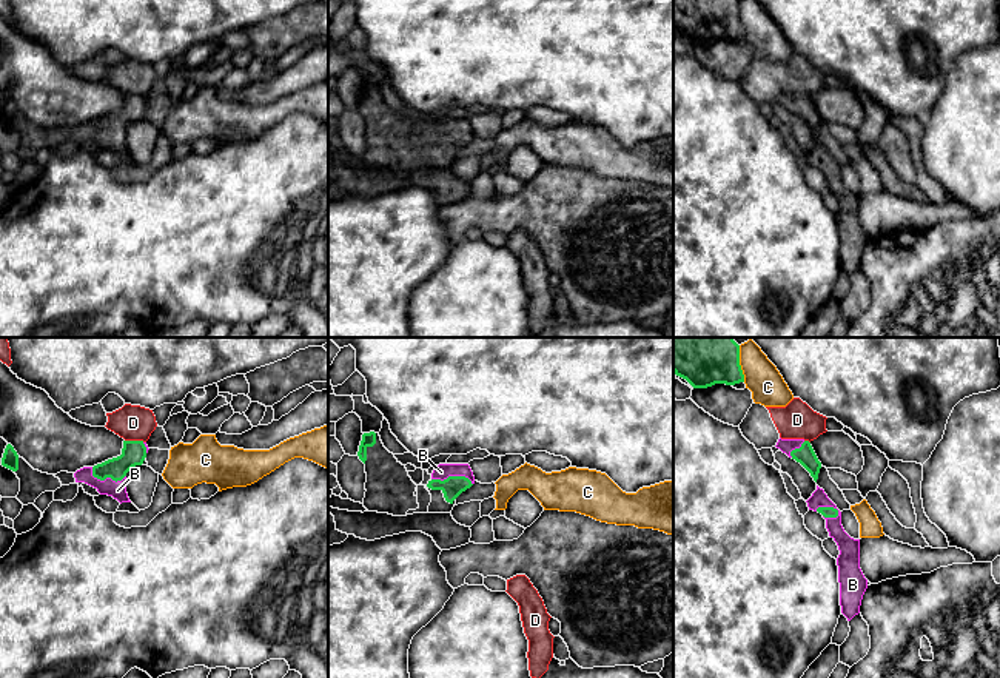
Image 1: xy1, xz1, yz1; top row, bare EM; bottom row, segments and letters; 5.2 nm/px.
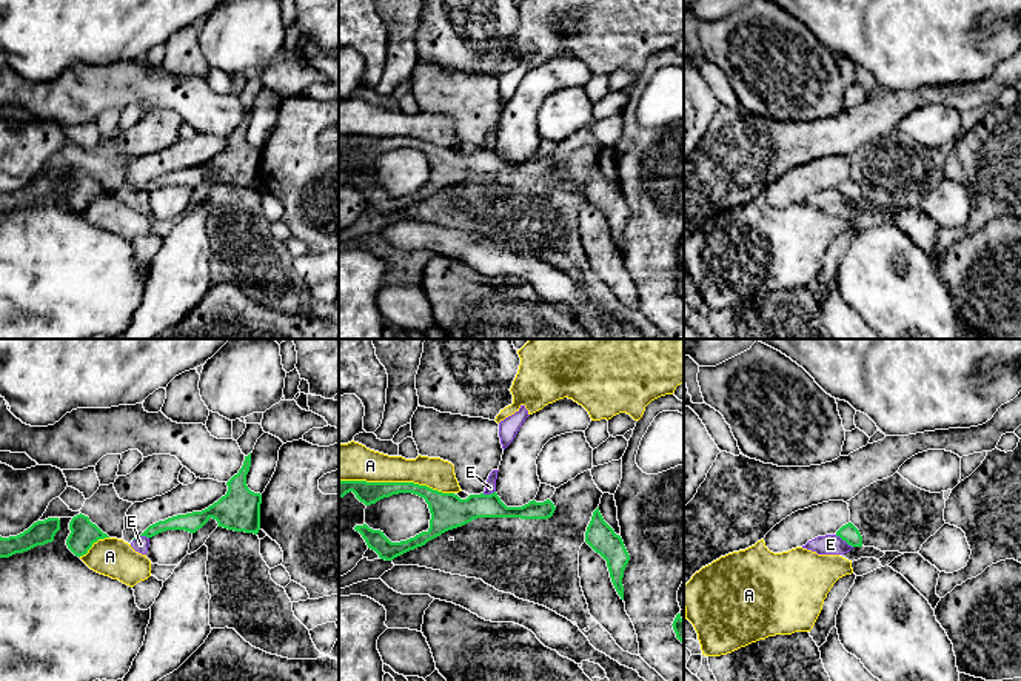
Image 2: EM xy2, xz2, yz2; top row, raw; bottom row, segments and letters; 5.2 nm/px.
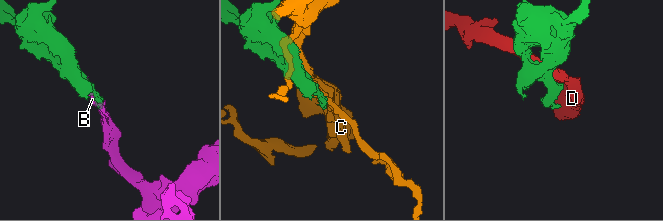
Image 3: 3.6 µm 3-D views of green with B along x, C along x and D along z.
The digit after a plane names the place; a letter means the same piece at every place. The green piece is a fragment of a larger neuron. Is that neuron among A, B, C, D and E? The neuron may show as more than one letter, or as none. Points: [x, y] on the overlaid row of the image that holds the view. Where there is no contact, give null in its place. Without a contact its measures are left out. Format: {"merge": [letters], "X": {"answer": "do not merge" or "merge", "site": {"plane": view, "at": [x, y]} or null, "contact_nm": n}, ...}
{"merge": ["B"], "A": {"answer": "do not merge", "site": {"plane": "xz2", "at": [396, 483]}, "contact_nm": 600}, "B": {"answer": "merge", "site": {"plane": "yz1", "at": [829, 507]}, "contact_nm": 130}, "C": {"answer": "do not merge", "site": {"plane": "yz1", "at": [738, 364]}, "contact_nm": 190}, "D": {"answer": "do not merge", "site": {"plane": "xy1", "at": [134, 441]}, "contact_nm": 100}, "E": {"answer": "do not merge", "site": {"plane": "yz2", "at": [844, 540]}, "contact_nm": 120}}

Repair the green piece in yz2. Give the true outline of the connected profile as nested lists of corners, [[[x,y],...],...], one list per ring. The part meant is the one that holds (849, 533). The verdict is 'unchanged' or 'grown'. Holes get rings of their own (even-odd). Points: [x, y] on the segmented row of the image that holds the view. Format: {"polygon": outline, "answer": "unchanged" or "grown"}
{"polygon": [[[852,522],[842,525],[836,532],[836,536],[839,536],[842,541],[845,541],[852,547],[862,547],[862,536]]], "answer": "unchanged"}

